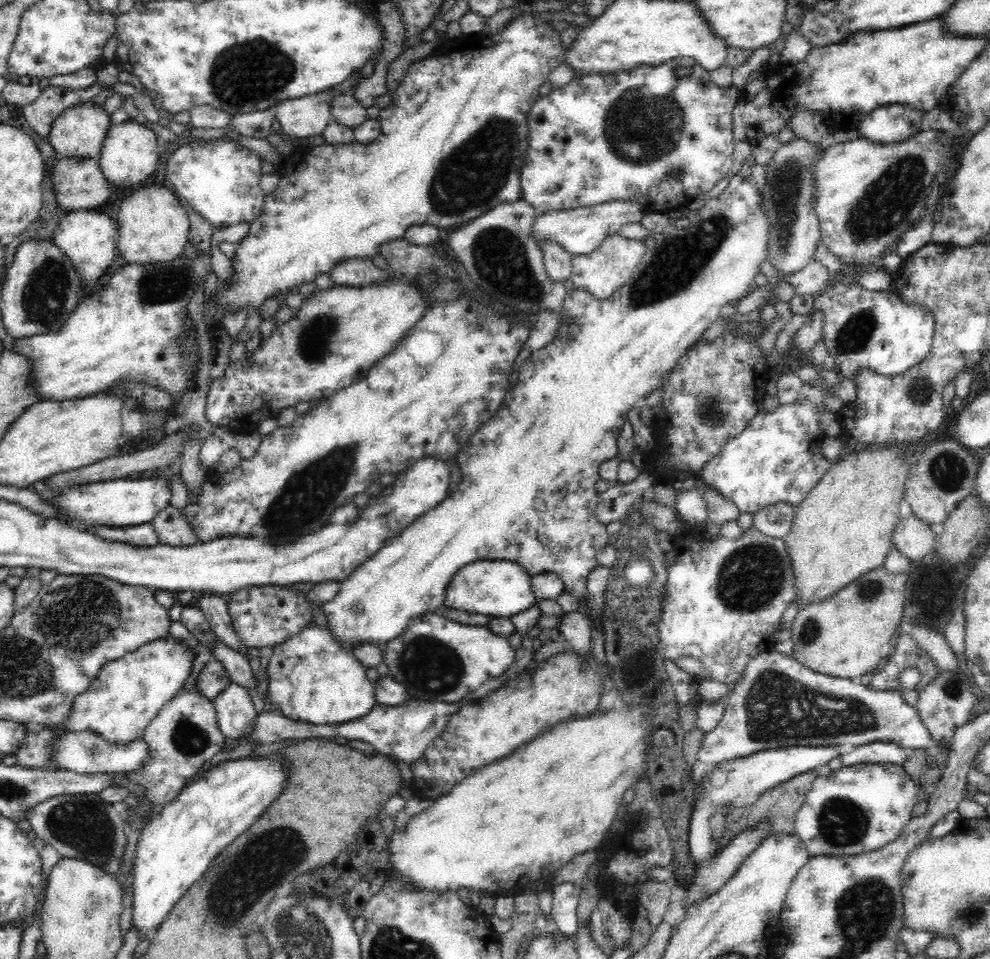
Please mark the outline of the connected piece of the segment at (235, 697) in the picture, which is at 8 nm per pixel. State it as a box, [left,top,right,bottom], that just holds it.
[213,682,257,739]

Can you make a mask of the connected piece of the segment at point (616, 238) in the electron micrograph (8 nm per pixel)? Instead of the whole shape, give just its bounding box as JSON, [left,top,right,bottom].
[571,234,647,301]

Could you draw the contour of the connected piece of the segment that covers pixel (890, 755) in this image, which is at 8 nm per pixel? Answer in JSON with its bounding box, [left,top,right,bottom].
[842,742,908,766]

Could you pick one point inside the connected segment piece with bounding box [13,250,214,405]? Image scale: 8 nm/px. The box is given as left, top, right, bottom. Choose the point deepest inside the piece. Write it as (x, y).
(135, 327)

